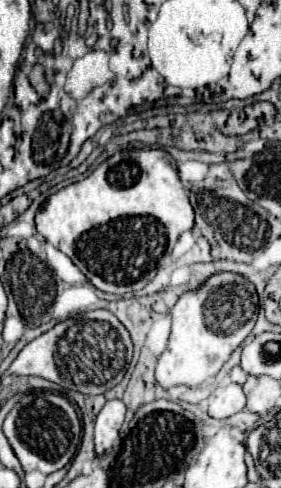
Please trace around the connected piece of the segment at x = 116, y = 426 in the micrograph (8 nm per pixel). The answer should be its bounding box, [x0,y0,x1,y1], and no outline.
[94,400,126,454]

